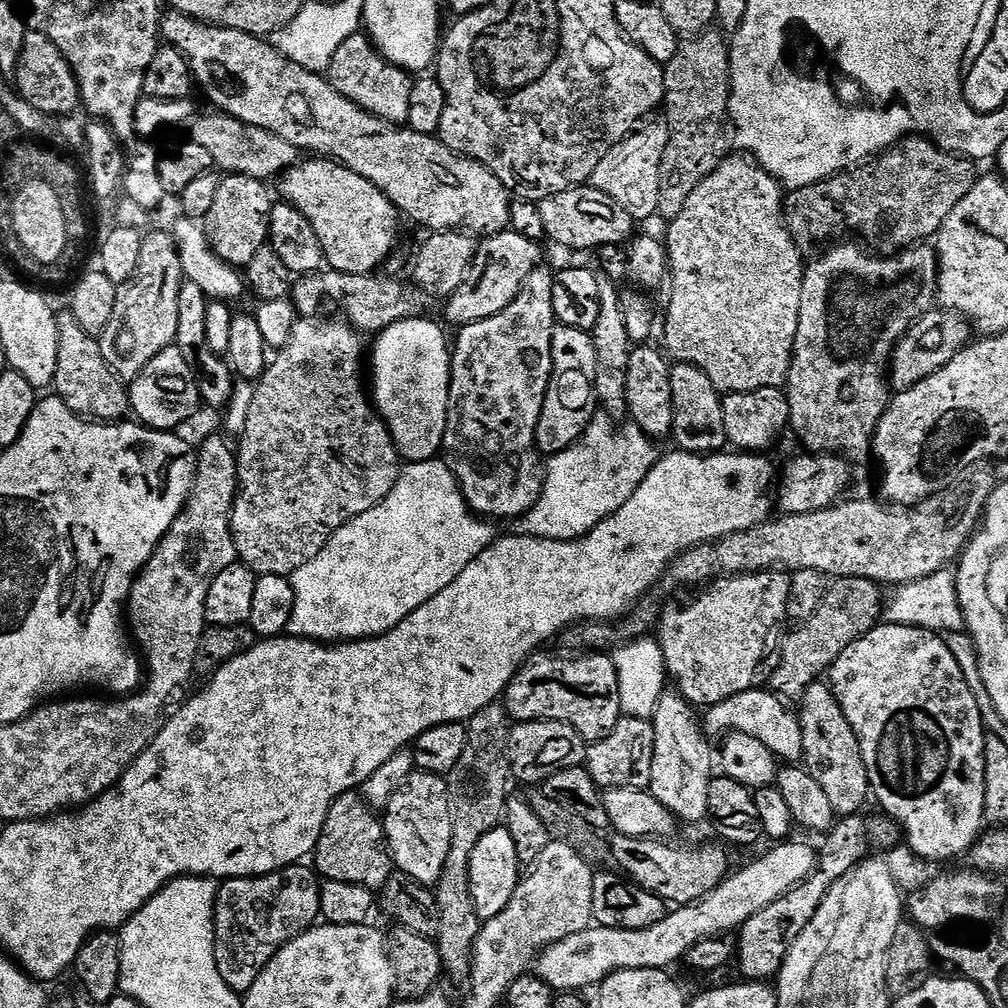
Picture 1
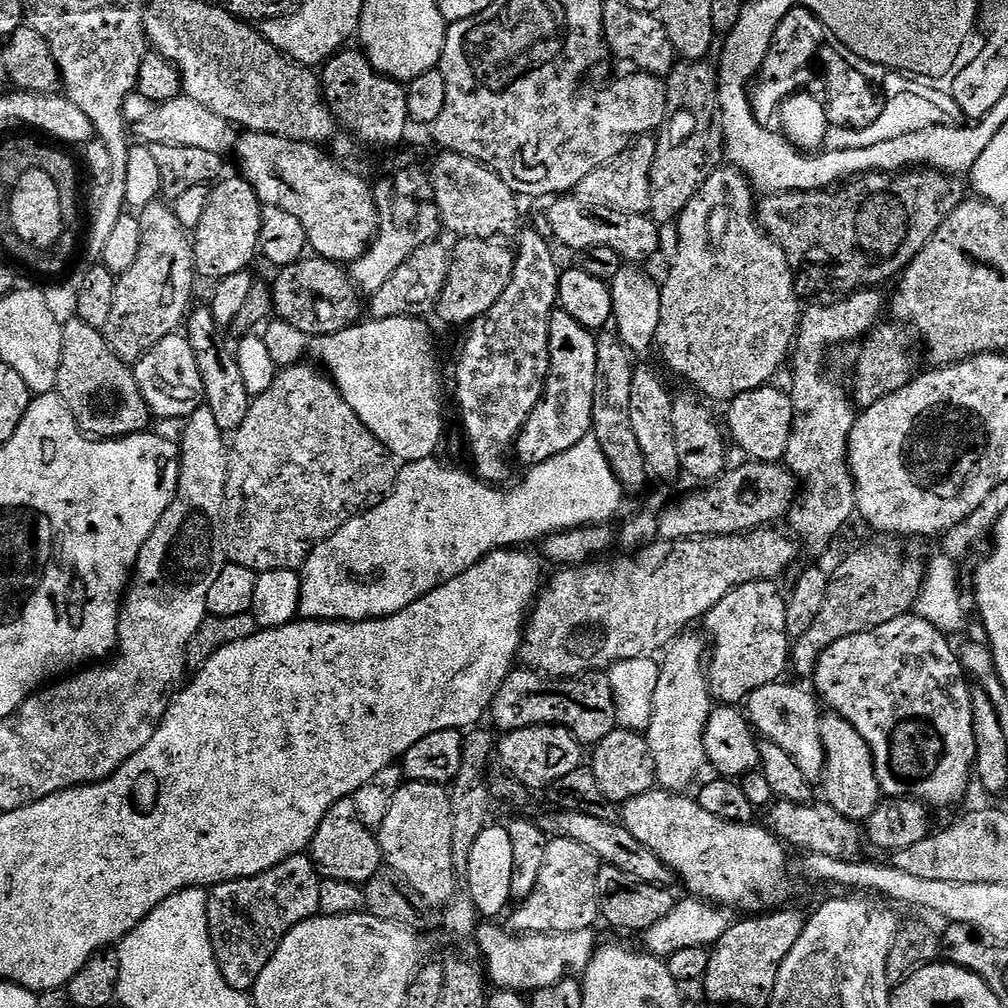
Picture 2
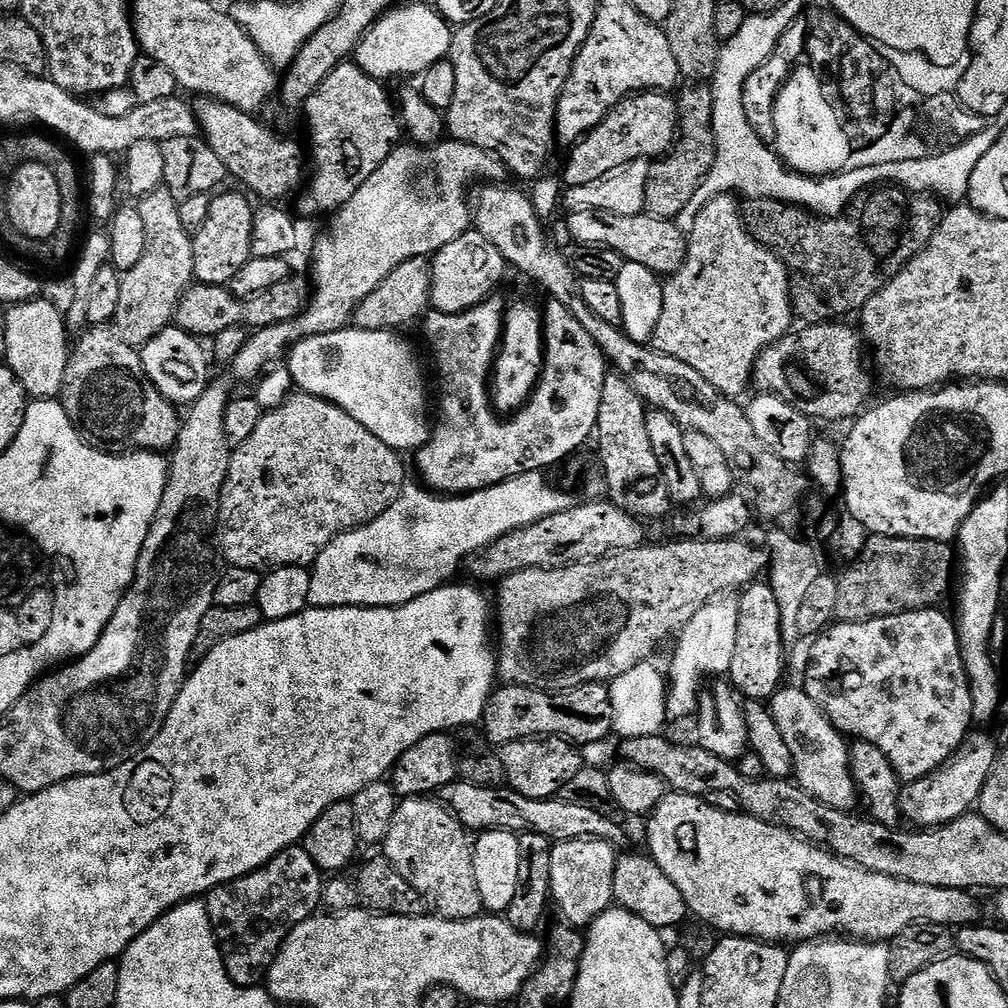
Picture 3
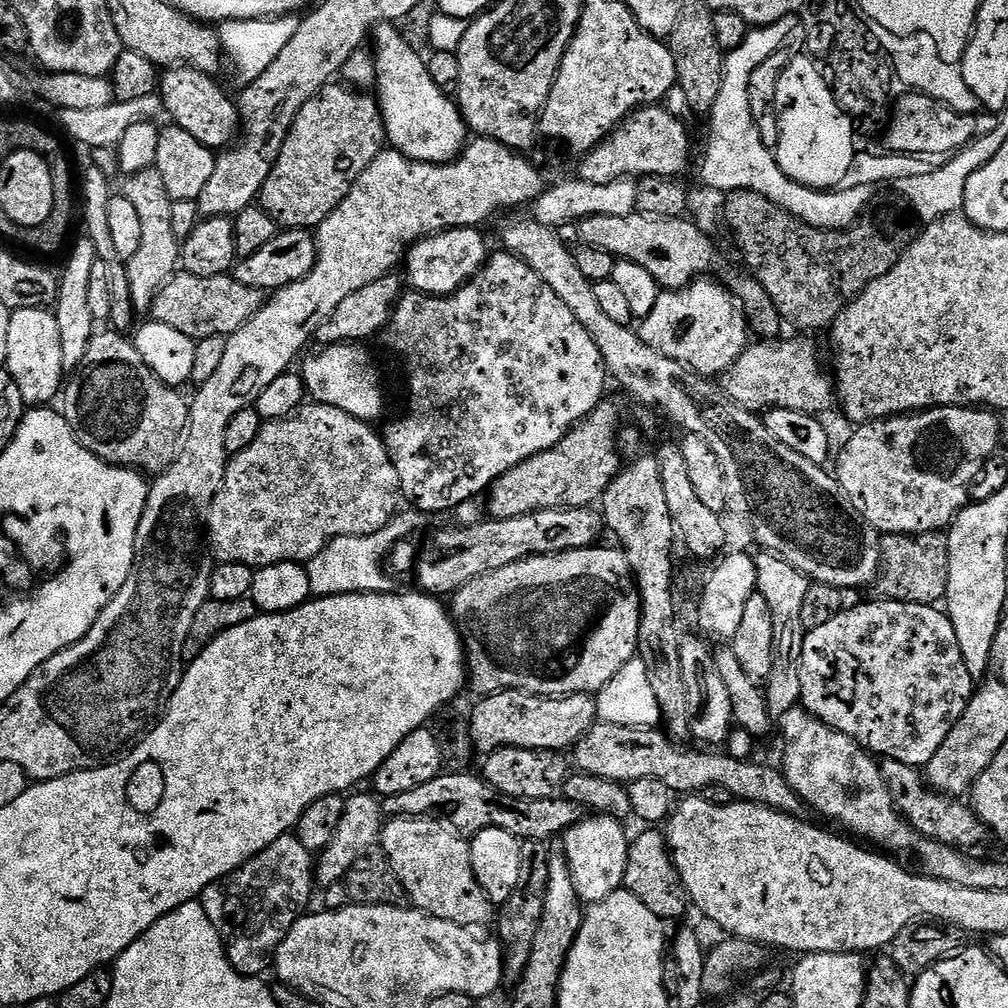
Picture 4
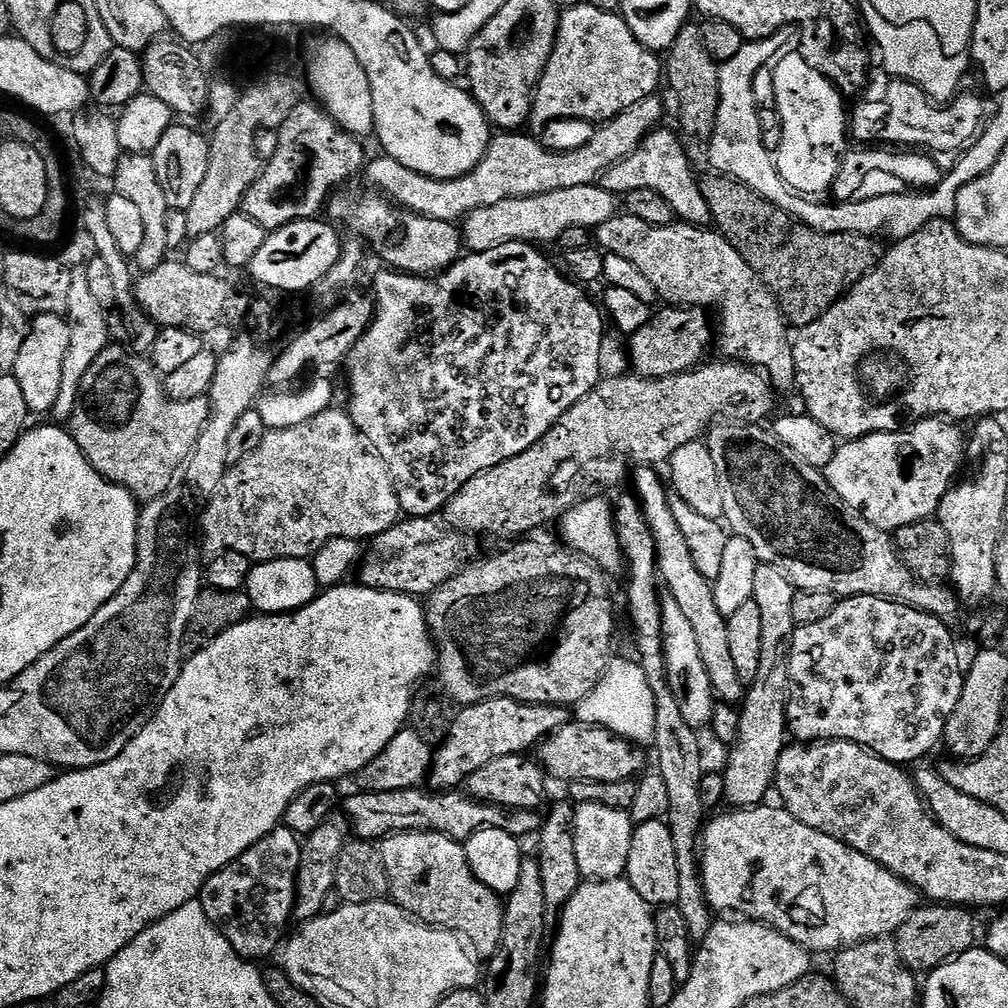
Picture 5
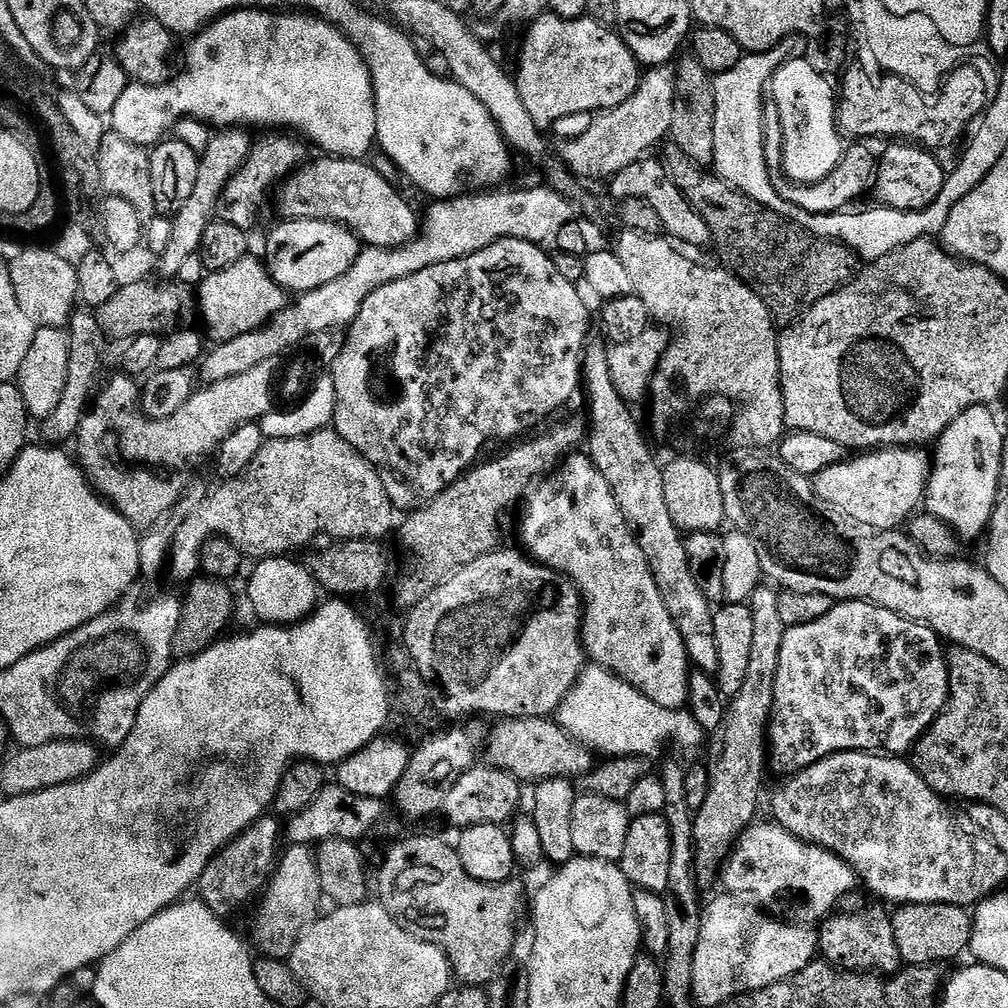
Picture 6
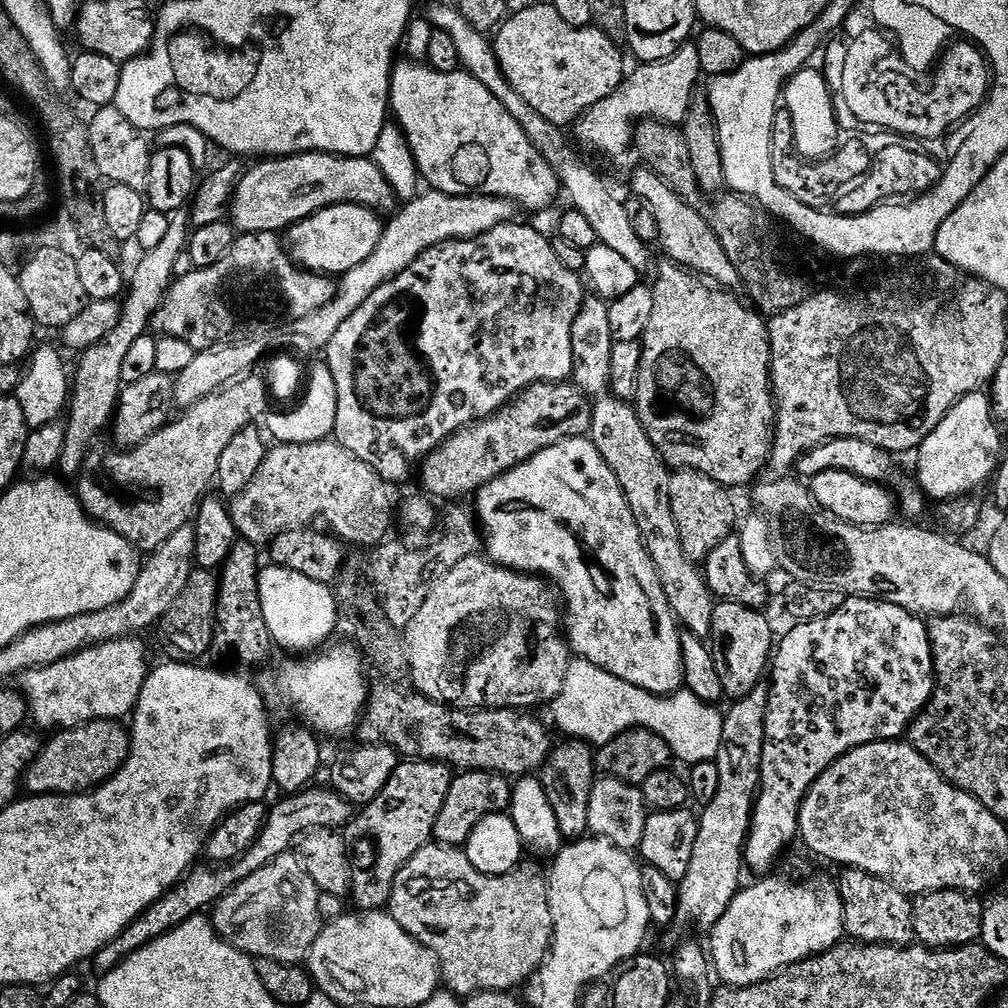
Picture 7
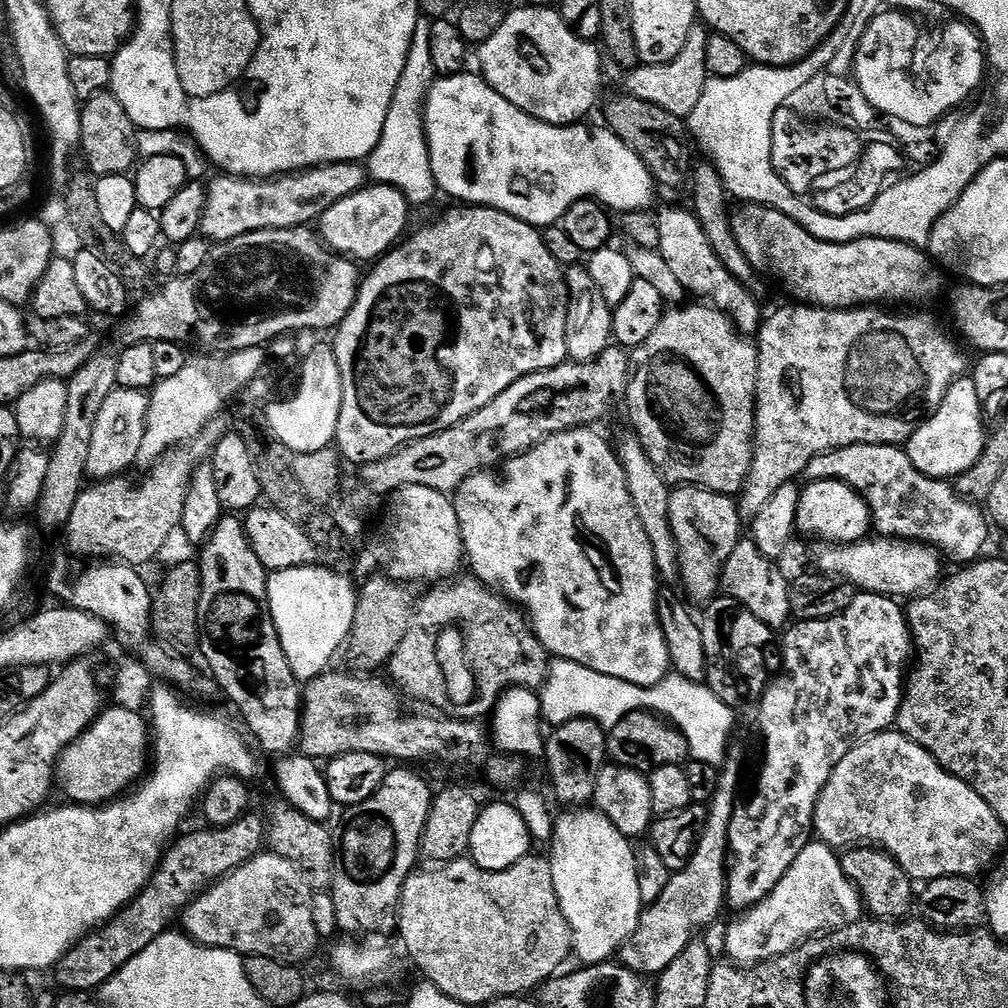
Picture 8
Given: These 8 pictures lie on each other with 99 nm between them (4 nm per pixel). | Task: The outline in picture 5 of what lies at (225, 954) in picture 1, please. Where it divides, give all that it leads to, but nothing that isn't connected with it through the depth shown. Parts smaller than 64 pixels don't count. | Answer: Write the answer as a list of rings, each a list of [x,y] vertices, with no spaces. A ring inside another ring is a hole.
[[[275,828],[266,834],[266,838],[254,842],[246,854],[222,866],[222,870],[218,870],[202,886],[198,899],[202,910],[206,910],[206,918],[210,918],[213,926],[224,935],[226,942],[230,942],[230,946],[243,960],[257,962],[275,952],[277,955],[278,949],[285,943],[288,923],[293,923],[296,910],[296,879],[300,873],[301,847],[301,837],[294,835],[289,828]]]

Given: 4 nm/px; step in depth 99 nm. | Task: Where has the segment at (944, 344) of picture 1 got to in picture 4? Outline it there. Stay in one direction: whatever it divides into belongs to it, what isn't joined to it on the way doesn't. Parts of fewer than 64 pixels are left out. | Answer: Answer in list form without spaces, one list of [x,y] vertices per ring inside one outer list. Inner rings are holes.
[[[792,334],[789,340],[784,339],[749,343],[738,362],[723,374],[724,395],[739,408],[757,414],[763,414],[769,408],[798,410],[811,416],[824,414],[820,412],[834,404],[834,380],[829,373],[828,376],[824,373],[820,352],[812,341],[815,339],[808,334]]]

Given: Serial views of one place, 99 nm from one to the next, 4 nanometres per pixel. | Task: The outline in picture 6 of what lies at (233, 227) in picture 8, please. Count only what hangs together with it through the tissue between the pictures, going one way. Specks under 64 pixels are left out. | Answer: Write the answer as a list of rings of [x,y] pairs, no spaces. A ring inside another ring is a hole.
[[[324,154],[319,158],[321,160],[312,158],[301,164],[283,184],[279,185],[278,197],[280,196],[280,208],[284,211],[282,214],[284,220],[337,221],[357,233],[365,245],[380,248],[397,248],[403,244],[408,244],[421,231],[421,213],[416,213],[408,205],[407,198],[402,193],[396,192],[395,186],[374,165],[367,164],[367,159],[331,154]]]

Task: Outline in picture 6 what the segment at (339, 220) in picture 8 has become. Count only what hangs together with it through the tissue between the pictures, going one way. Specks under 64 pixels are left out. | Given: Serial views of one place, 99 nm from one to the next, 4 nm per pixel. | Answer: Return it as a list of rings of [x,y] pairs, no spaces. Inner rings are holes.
[[[298,219],[280,222],[266,242],[264,261],[275,280],[299,294],[309,292],[346,274],[357,260],[362,242],[357,233],[333,220]]]

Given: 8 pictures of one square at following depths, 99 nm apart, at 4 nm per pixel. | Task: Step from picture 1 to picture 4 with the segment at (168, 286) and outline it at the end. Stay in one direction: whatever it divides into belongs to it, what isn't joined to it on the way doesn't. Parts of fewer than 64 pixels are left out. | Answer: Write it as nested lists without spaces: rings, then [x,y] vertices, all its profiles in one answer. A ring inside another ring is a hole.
[[[153,166],[146,170],[138,170],[138,174],[127,177],[123,182],[125,184],[122,188],[122,194],[126,198],[130,198],[130,202],[136,207],[138,219],[142,226],[142,242],[138,246],[138,251],[134,253],[134,258],[130,258],[126,262],[128,281],[130,282],[130,298],[132,299],[132,307],[137,313],[147,313],[151,309],[154,298],[162,290],[162,286],[166,286],[166,282],[171,280],[178,271],[182,241],[174,234],[173,201],[170,198],[170,190],[166,190],[166,182],[162,179],[162,174],[158,174],[158,170]]]

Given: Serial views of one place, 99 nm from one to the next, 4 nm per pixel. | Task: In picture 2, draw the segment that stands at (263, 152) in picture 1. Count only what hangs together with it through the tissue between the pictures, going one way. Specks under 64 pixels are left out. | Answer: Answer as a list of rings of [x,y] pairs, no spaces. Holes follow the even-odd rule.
[[[183,94],[165,104],[155,105],[150,118],[134,126],[134,136],[144,146],[195,146],[197,150],[210,150],[210,154],[222,157],[235,153],[238,147],[238,132],[229,120]]]

